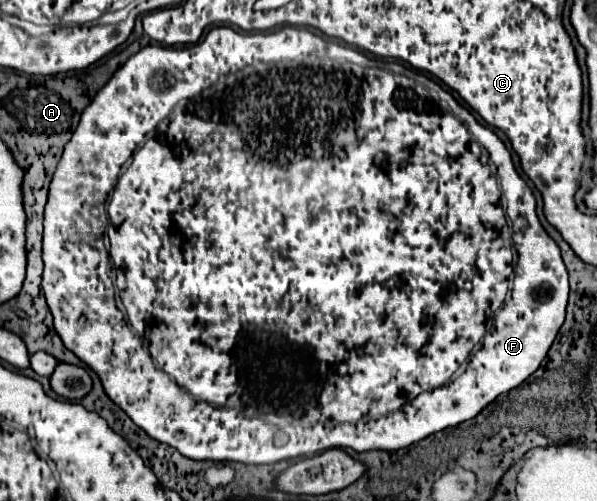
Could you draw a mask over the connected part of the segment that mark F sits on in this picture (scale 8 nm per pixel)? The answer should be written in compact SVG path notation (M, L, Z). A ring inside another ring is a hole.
M216 26L207 32L207 36L199 44L183 46L183 48L165 48L165 46L145 46L141 52L131 56L115 74L113 78L97 92L97 96L91 100L91 104L83 110L83 116L79 120L77 130L73 132L71 140L65 144L65 152L57 164L57 170L53 174L53 180L49 184L49 200L45 206L43 216L43 270L42 290L47 298L47 306L53 314L53 326L63 340L65 348L71 350L81 362L85 362L101 380L105 394L141 428L147 432L147 436L155 438L157 442L163 442L175 450L179 450L185 458L191 460L211 460L211 462L243 462L243 464L275 464L279 460L291 460L299 456L311 456L319 454L321 450L329 448L351 448L355 452L369 452L369 450L399 450L409 444L415 444L429 434L435 434L439 430L457 426L465 420L475 418L487 404L491 404L499 394L509 392L517 386L521 386L543 362L547 356L563 320L566 316L567 298L569 298L569 282L567 282L567 270L559 254L559 246L553 242L553 238L543 230L539 224L539 218L535 214L535 198L527 182L517 174L509 150L503 146L503 142L497 138L495 132L481 126L453 96L449 96L441 86L433 84L425 76L405 70L397 64L399 74L385 70L385 68L361 68L351 58L361 56L359 52L339 46L333 42L325 42L321 36L311 36L313 32L299 32L299 28L283 26L275 32L237 32L229 26ZM131 158L129 168L121 174L123 164ZM507 220L513 224L507 228ZM111 222L111 236L109 248L105 246L105 232ZM511 240L517 250L517 266L513 270L513 258L511 258ZM391 278L405 280L403 286L391 288ZM115 286L119 288L121 302L127 310L129 324L133 326L133 332L129 330L127 322L123 320L121 310L115 304Z

